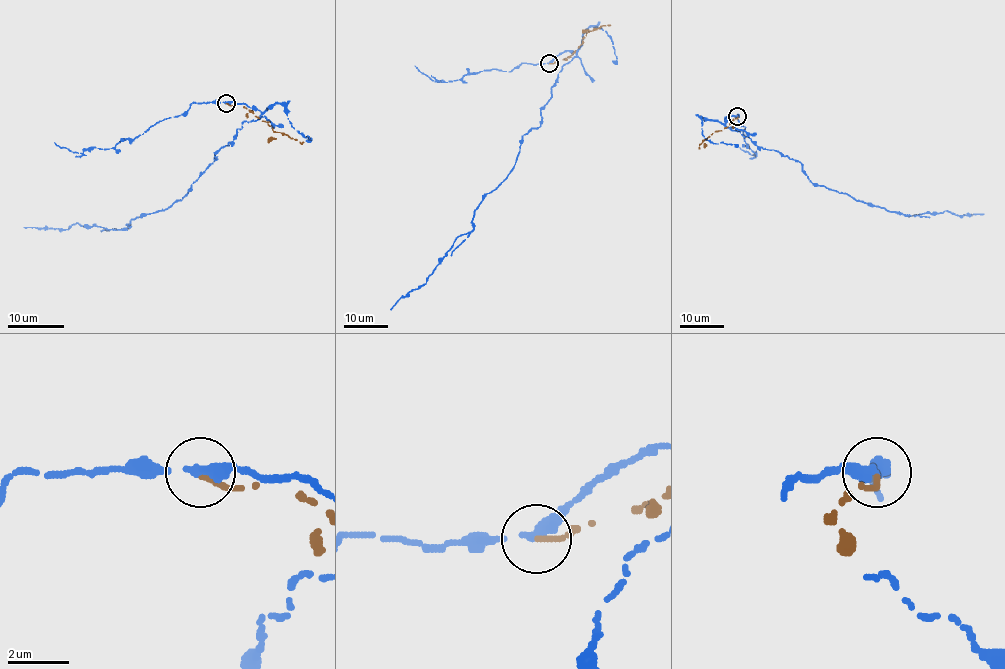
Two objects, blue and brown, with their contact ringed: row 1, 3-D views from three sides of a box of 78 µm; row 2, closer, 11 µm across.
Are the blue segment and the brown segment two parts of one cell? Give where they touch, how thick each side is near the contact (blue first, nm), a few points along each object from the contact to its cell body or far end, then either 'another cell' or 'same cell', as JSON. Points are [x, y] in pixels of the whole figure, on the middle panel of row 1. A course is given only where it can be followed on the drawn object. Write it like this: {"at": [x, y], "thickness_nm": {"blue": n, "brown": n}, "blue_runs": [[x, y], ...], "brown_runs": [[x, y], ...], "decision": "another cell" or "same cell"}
{"at": [549, 63], "thickness_nm": {"blue": 280, "brown": 170}, "blue_runs": [[549, 64], [577, 51], [562, 66], [540, 126], [522, 136], [513, 169], [475, 210], [473, 230], [391, 310]], "brown_runs": [[549, 64], [569, 57], [590, 31], [610, 25]], "decision": "another cell"}

